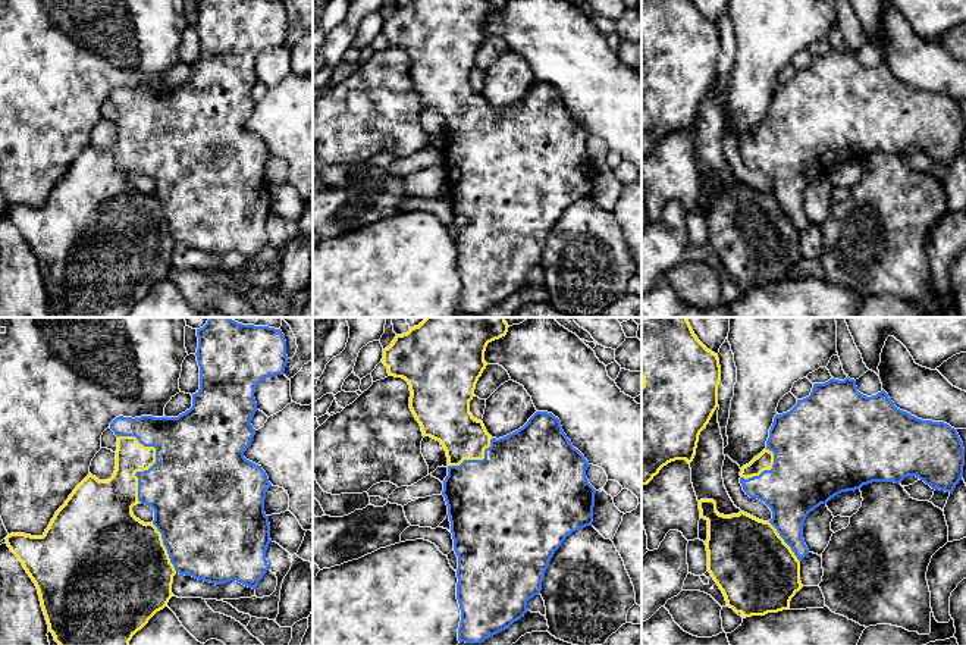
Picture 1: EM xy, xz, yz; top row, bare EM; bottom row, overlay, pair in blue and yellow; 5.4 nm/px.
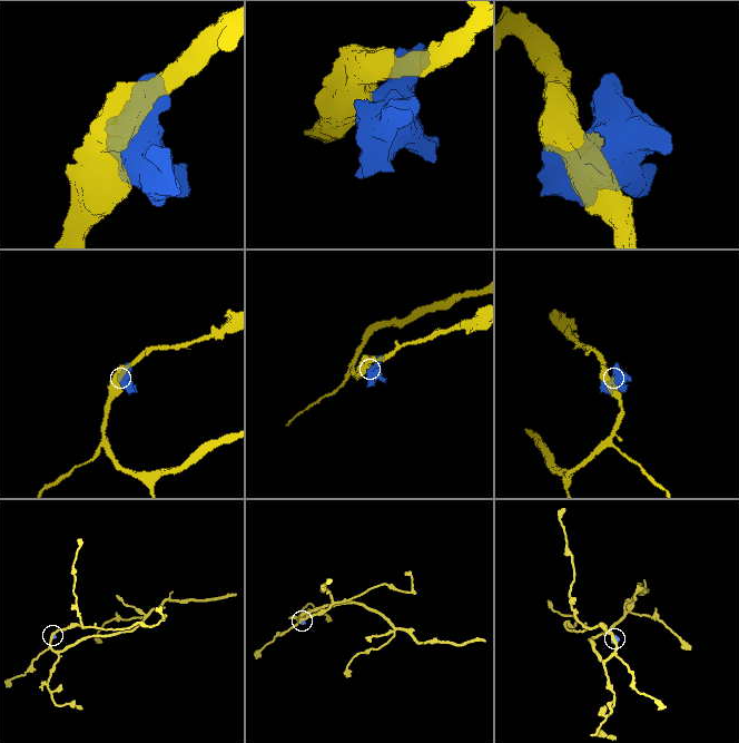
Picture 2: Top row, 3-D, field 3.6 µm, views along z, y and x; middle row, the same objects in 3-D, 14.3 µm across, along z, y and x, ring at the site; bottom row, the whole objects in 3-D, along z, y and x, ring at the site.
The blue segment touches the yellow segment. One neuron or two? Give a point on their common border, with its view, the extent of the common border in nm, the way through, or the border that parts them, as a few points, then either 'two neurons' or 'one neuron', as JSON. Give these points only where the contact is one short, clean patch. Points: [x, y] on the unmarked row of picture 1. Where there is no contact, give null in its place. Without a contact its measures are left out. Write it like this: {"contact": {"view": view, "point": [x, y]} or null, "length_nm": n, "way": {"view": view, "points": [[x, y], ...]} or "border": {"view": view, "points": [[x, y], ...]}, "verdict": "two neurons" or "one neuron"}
{"contact": {"view": "xy", "point": [156, 132]}, "length_nm": 400, "verdict": "one neuron"}

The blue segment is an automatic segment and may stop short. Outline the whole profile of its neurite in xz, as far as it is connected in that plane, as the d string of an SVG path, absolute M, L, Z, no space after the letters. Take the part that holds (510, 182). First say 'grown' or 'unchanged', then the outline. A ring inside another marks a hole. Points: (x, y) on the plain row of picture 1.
grown | M410 0L395 7L383 21L382 29L389 47L408 53L410 79L421 97L423 107L439 112L446 122L448 147L442 166L448 176L454 222L458 228L460 314L482 314L524 288L529 282L527 272L542 262L543 247L555 222L573 203L593 194L596 160L586 148L590 135L573 118L558 88L548 82L536 82L523 98L496 110L487 104L483 93L470 84L476 54L487 37L486 18L506 3L508 0Z

